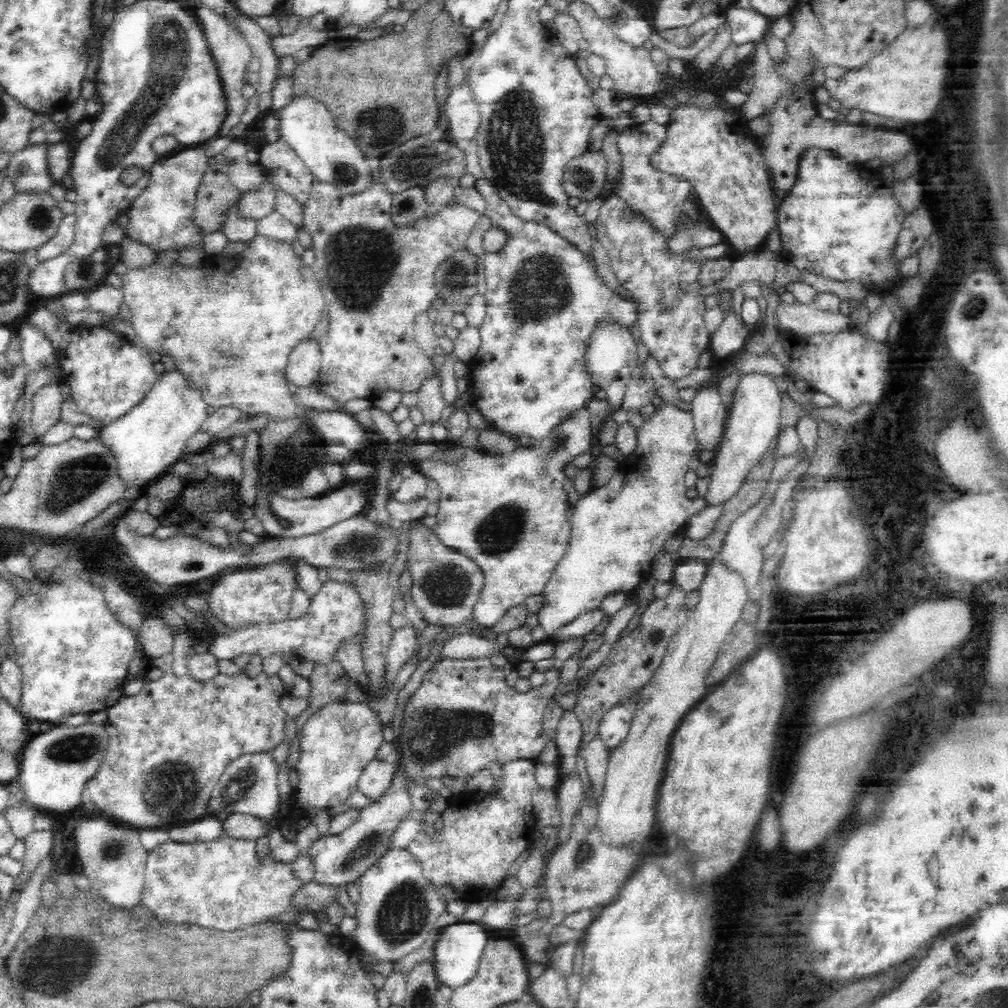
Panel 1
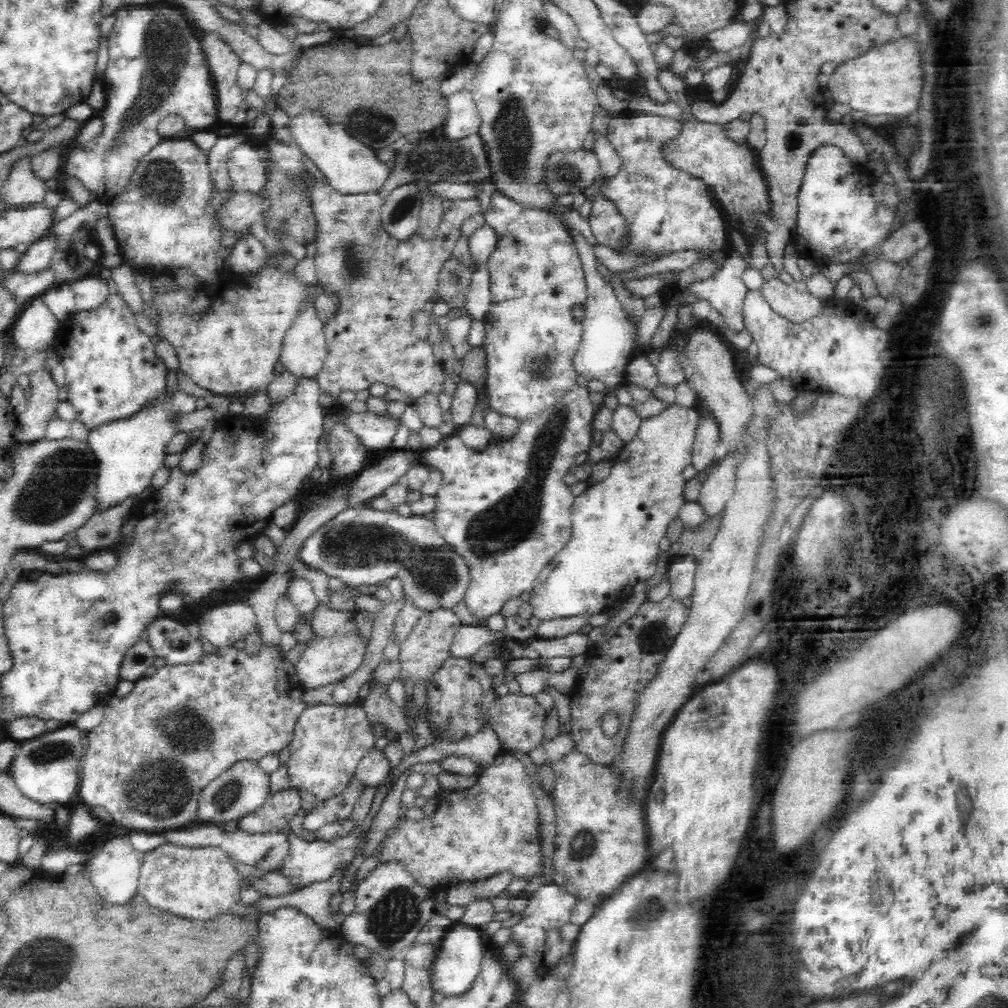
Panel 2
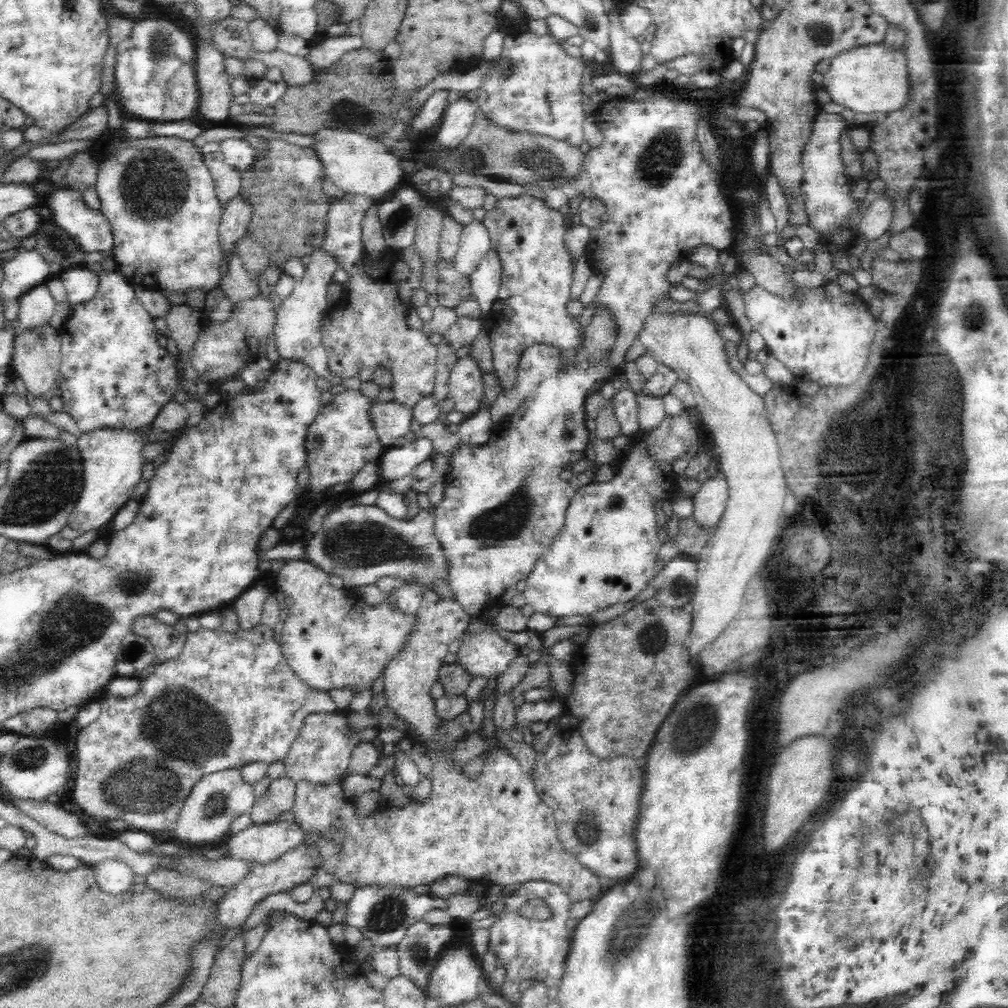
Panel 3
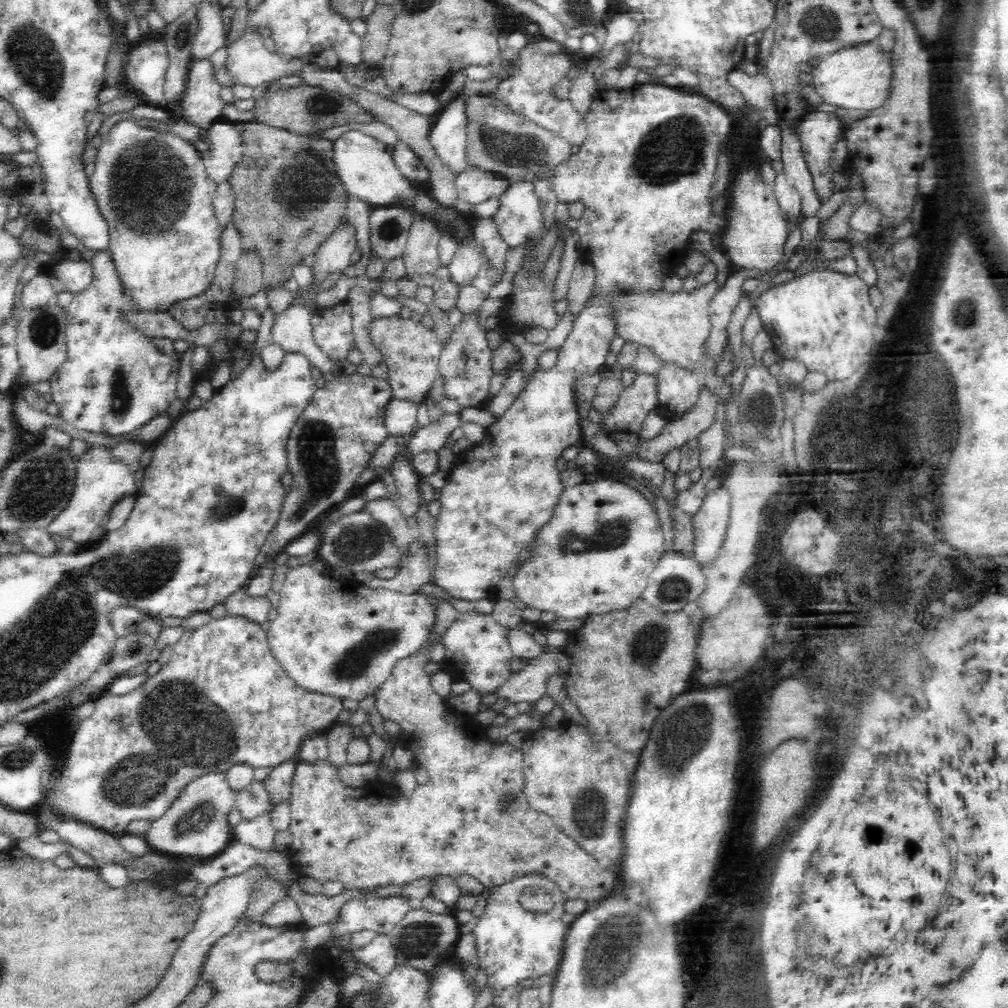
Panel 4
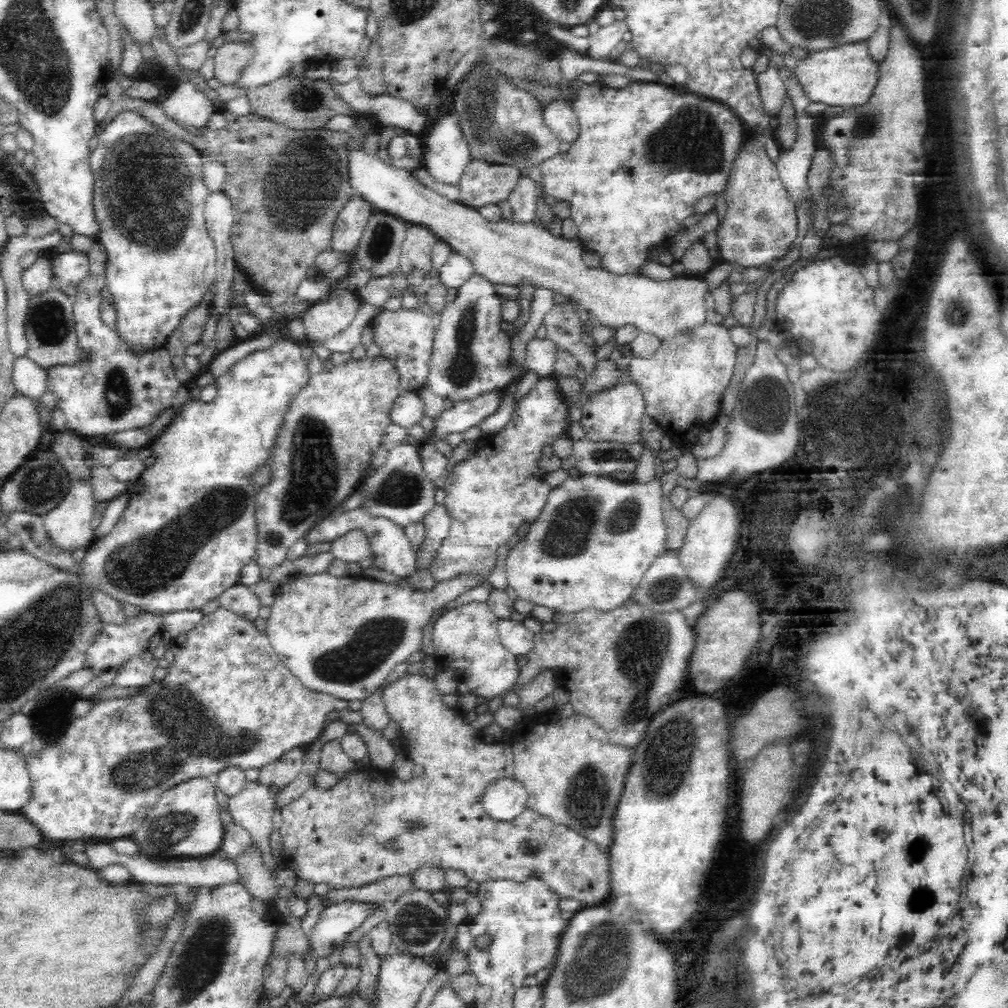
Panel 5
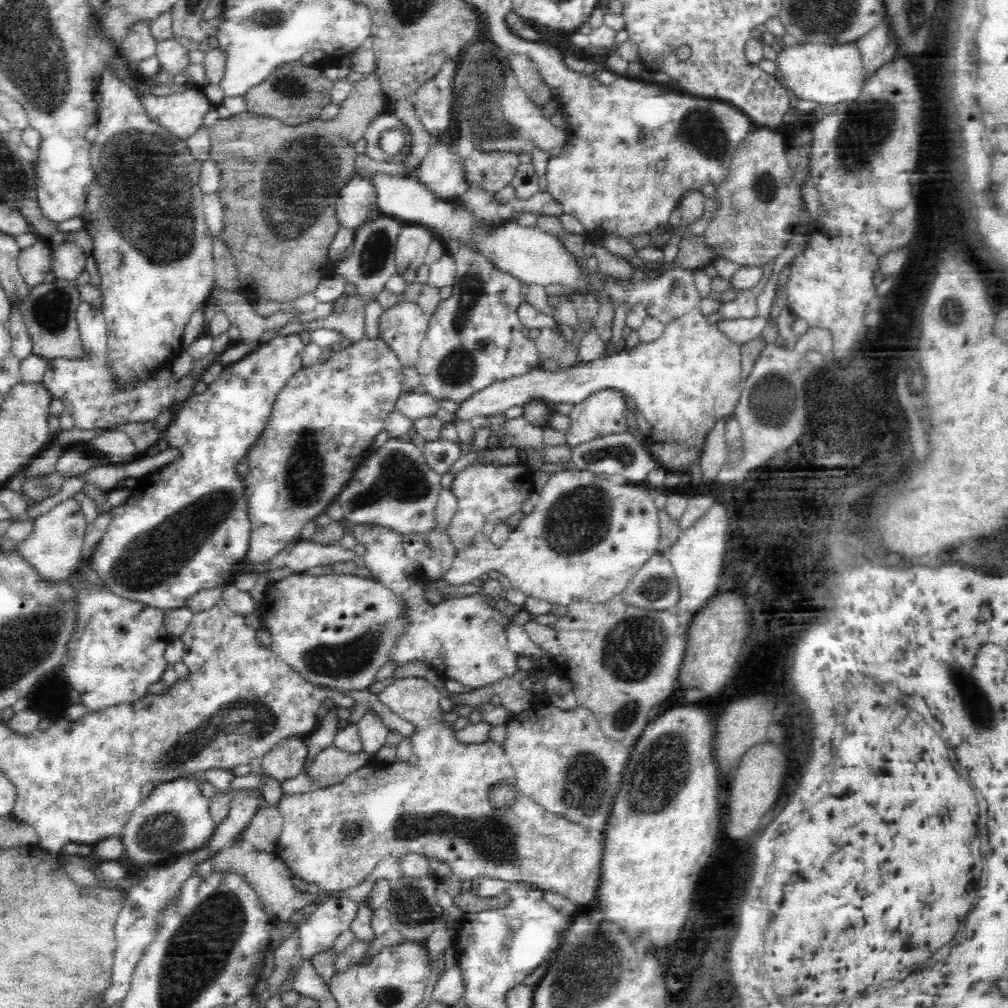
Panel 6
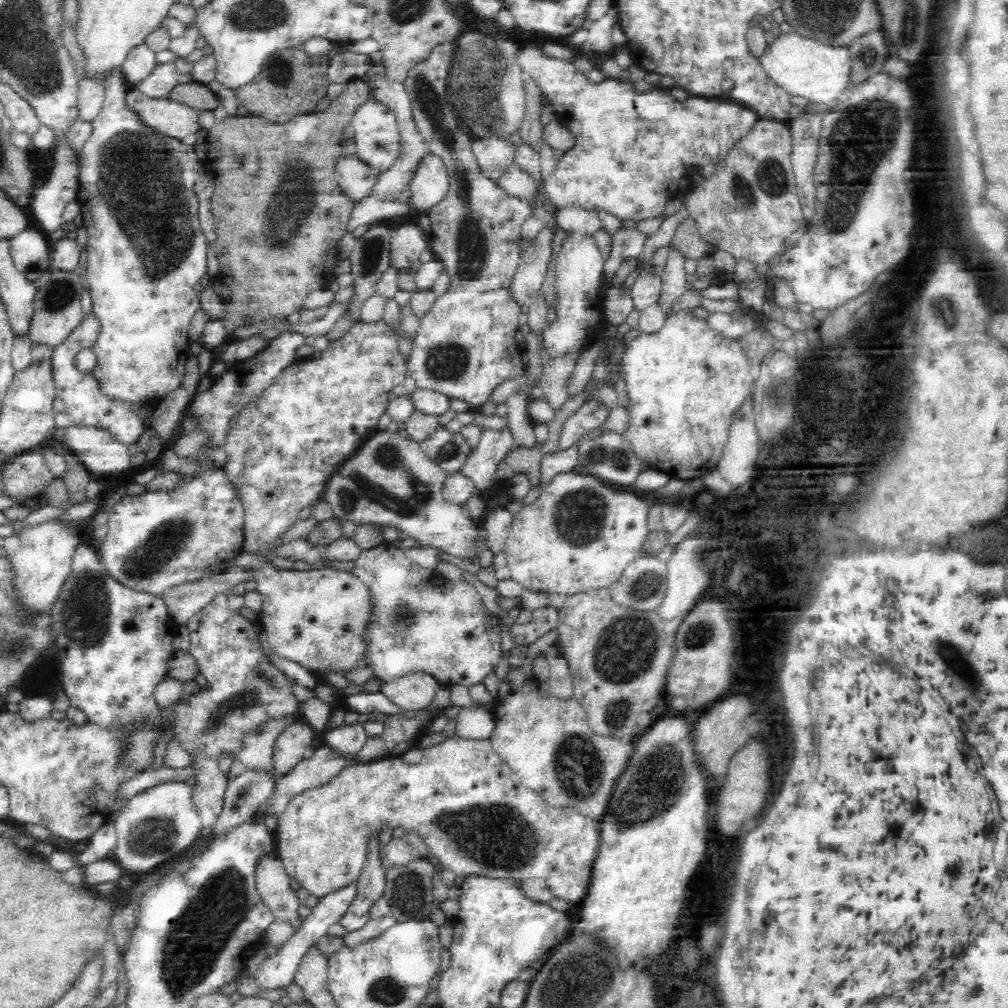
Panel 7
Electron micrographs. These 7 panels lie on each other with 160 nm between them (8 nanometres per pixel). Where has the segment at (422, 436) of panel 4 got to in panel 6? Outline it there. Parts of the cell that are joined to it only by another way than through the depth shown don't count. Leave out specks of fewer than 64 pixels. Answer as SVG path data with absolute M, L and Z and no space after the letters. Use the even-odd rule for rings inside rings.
M698 308L668 320L662 336L657 340L640 341L631 349L624 348L613 355L594 361L594 392L604 389L623 391L632 398L650 424L650 436L644 439L644 449L658 467L678 476L690 475L692 468L701 461L708 447L709 434L718 420L734 415L742 399L741 346L729 340ZM592 361L578 363L566 370L545 370L542 366L536 366L524 374L493 382L489 387L475 392L466 402L461 403L454 421L468 421L476 414L485 417L493 416L495 413L504 413L505 410L514 406L522 407L530 401L543 401L550 405L567 402L575 405L592 393Z

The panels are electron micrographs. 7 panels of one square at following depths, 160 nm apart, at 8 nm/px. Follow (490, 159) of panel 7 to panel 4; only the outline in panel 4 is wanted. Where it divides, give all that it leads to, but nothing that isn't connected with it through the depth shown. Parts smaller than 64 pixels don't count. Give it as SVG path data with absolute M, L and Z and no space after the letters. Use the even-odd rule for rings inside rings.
M468 167L456 175L457 198L471 205L481 204L491 197L500 197L510 186L501 174Z

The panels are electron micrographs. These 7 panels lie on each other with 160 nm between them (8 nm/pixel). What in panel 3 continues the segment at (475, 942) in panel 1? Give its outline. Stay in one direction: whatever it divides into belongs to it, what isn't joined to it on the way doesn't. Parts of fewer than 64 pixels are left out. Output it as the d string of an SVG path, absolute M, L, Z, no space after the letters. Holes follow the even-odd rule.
M454 942L452 948L444 951L436 961L428 980L425 992L428 997L438 1000L438 1006L461 1006L464 1003L473 1002L478 997L478 990L484 981L482 967L476 961L472 949L468 944Z

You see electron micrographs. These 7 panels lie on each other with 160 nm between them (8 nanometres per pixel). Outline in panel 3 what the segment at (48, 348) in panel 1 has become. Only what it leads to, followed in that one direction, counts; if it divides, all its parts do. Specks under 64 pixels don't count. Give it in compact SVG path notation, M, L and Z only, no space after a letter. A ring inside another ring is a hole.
M45 283L32 286L19 296L20 306L17 319L20 322L20 332L34 329L35 326L50 321L54 314L55 300Z

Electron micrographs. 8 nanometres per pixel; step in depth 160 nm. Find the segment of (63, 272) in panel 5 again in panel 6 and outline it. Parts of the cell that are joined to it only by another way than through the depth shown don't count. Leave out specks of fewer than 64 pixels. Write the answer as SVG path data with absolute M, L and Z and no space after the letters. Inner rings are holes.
M66 242L55 245L53 248L53 260L51 272L56 278L76 280L85 270L85 254L75 242Z

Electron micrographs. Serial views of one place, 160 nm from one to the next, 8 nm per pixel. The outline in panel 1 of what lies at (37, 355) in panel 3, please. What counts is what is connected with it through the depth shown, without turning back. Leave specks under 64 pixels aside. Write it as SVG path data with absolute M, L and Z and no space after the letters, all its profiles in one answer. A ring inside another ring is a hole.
M60 383L47 384L39 388L32 399L31 427L36 438L46 434L60 421L63 403Z

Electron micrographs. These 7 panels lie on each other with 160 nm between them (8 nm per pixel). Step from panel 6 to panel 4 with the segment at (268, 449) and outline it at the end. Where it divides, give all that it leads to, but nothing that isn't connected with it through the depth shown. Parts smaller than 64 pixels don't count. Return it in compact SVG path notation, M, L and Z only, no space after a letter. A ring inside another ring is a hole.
M354 373L350 376L335 376L334 382L328 382L324 388L314 390L314 396L306 404L306 408L299 414L298 420L294 422L294 428L290 430L290 436L286 440L286 452L288 452L288 472L294 476L294 482L290 490L286 492L286 498L283 498L279 505L278 520L275 521L271 529L271 535L267 541L268 554L266 562L252 576L245 589L252 598L266 596L272 584L272 575L275 566L275 558L284 552L293 540L302 536L312 528L312 520L321 518L320 514L326 512L330 506L338 505L344 502L348 492L356 486L356 480L371 462L371 456L375 450L389 436L385 425L385 412L387 404L393 396L392 381L389 379L378 379L372 377L370 373Z

